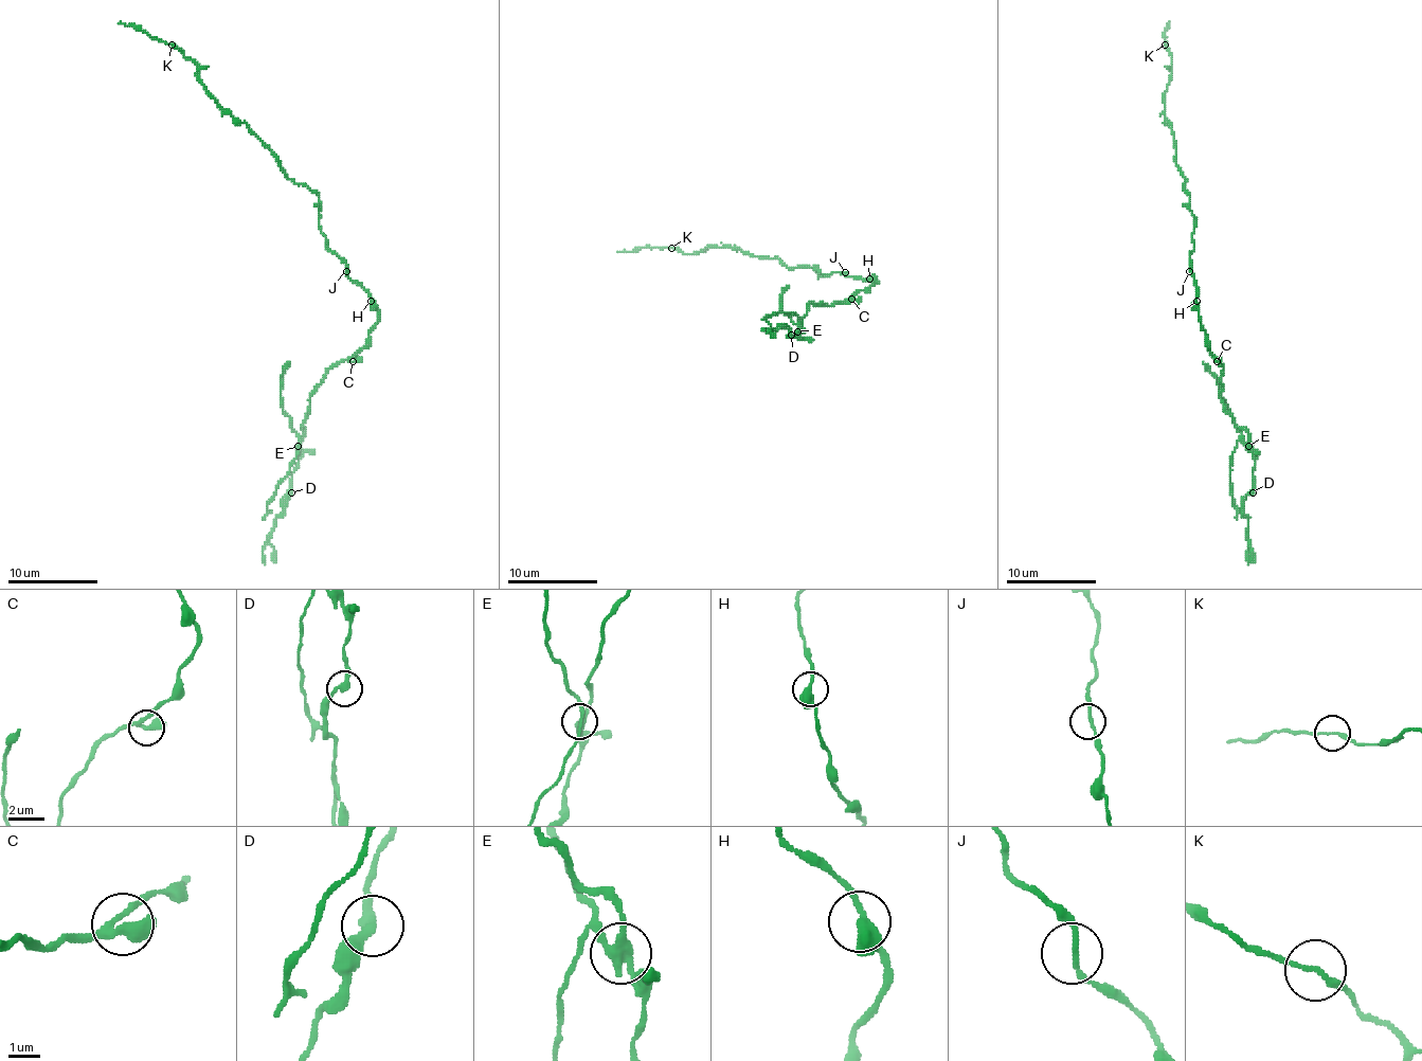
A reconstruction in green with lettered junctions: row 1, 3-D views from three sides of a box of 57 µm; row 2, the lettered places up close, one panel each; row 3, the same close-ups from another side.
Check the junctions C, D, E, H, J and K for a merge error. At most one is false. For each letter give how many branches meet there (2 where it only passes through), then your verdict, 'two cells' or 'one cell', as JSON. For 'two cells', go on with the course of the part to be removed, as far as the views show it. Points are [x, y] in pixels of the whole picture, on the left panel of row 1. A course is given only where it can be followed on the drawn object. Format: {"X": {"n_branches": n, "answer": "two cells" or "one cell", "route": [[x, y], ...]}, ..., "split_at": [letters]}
{"C": {"n_branches": 2, "answer": "one cell"}, "D": {"n_branches": 2, "answer": "one cell"}, "E": {"n_branches": 3, "answer": "two cells", "route": [[299, 445], [281, 395], [281, 379], [289, 361]]}, "H": {"n_branches": 2, "answer": "one cell"}, "J": {"n_branches": 2, "answer": "one cell"}, "K": {"n_branches": 2, "answer": "one cell"}, "split_at": ["E"]}

